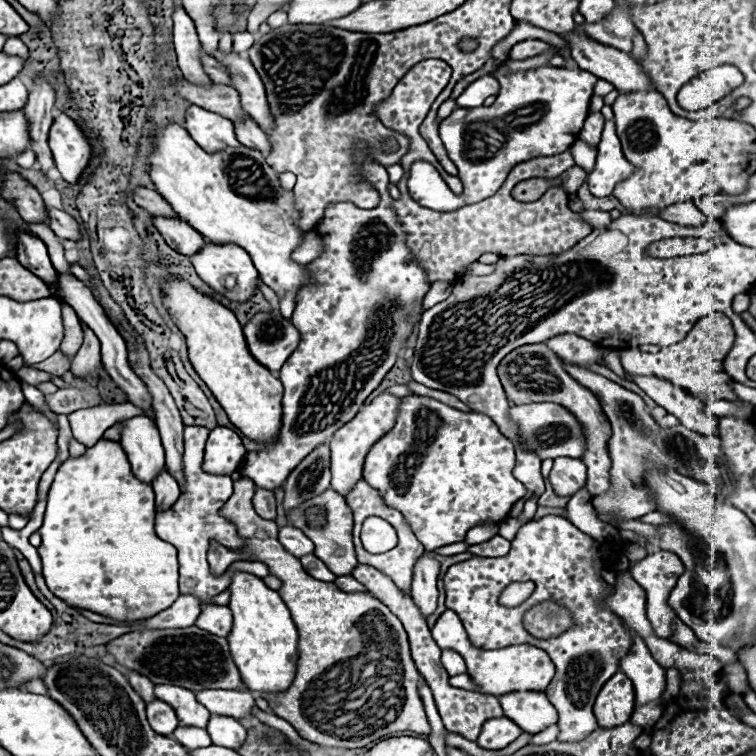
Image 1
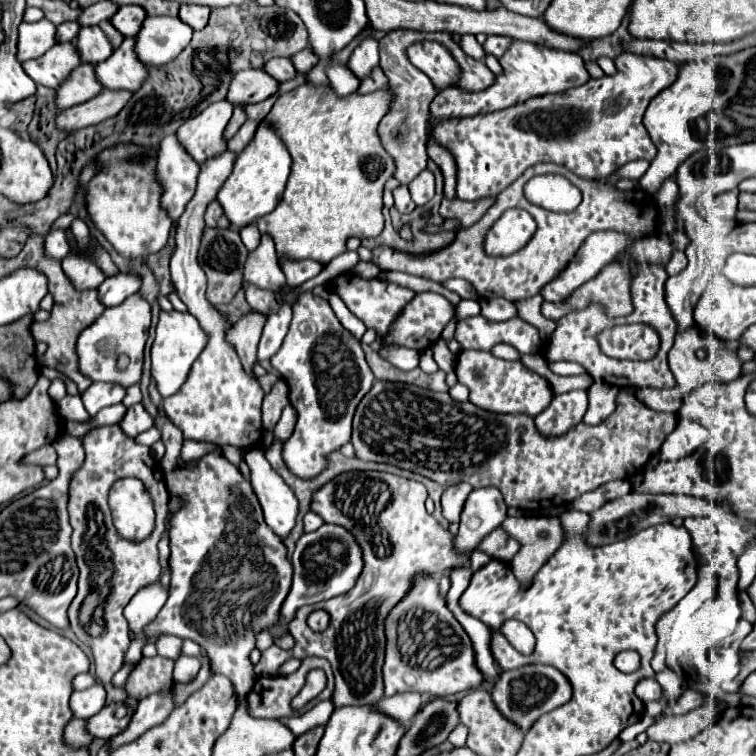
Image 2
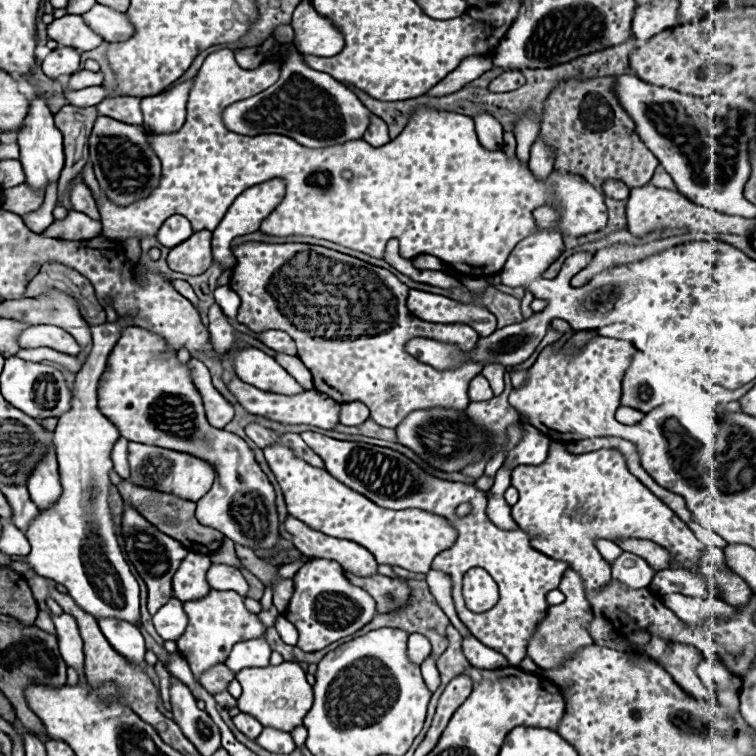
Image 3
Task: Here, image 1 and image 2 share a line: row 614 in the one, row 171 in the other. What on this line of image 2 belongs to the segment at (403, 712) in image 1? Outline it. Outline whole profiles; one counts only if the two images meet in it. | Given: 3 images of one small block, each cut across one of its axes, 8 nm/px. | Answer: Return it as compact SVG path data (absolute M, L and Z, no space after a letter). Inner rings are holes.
M302 84L276 98L266 120L276 126L294 164L282 200L256 224L262 234L272 236L278 256L314 258L328 264L346 252L348 238L376 238L382 232L382 190L396 166L382 146L378 124L390 104L388 88L340 98L330 86Z

